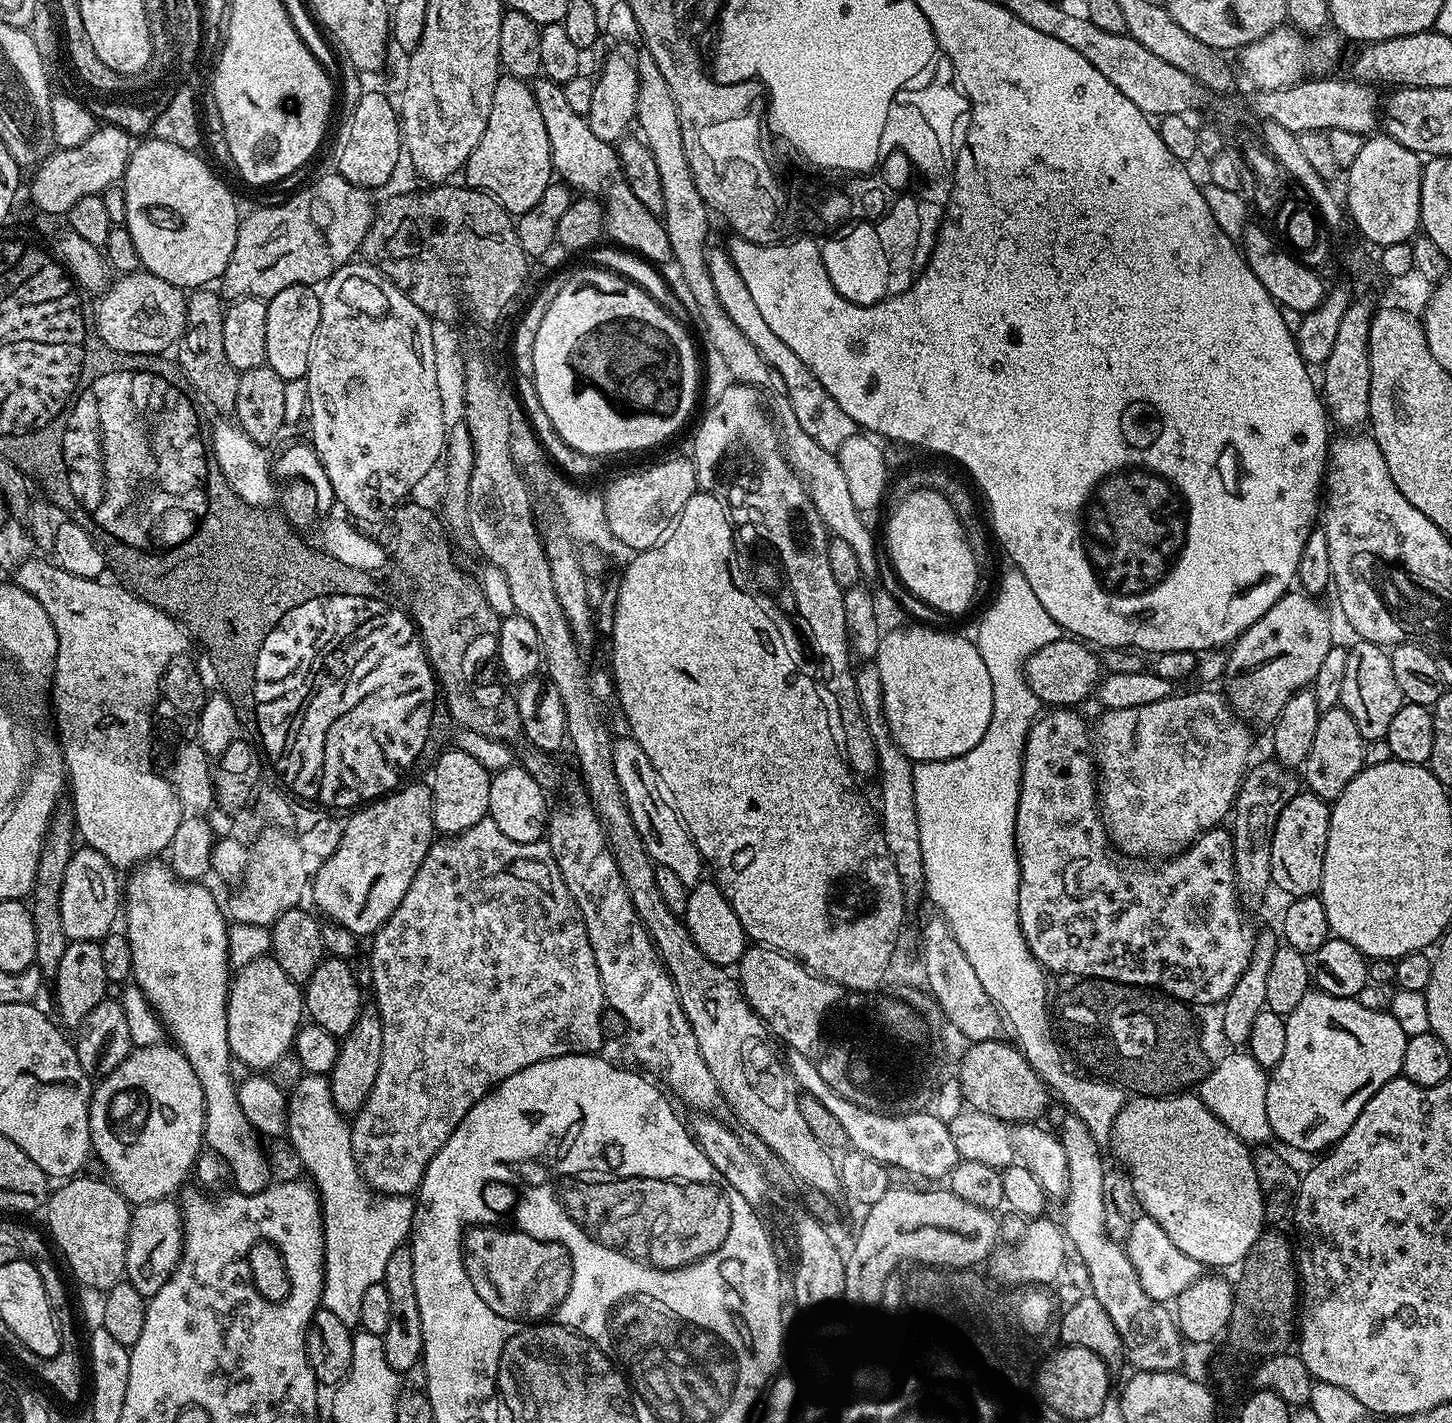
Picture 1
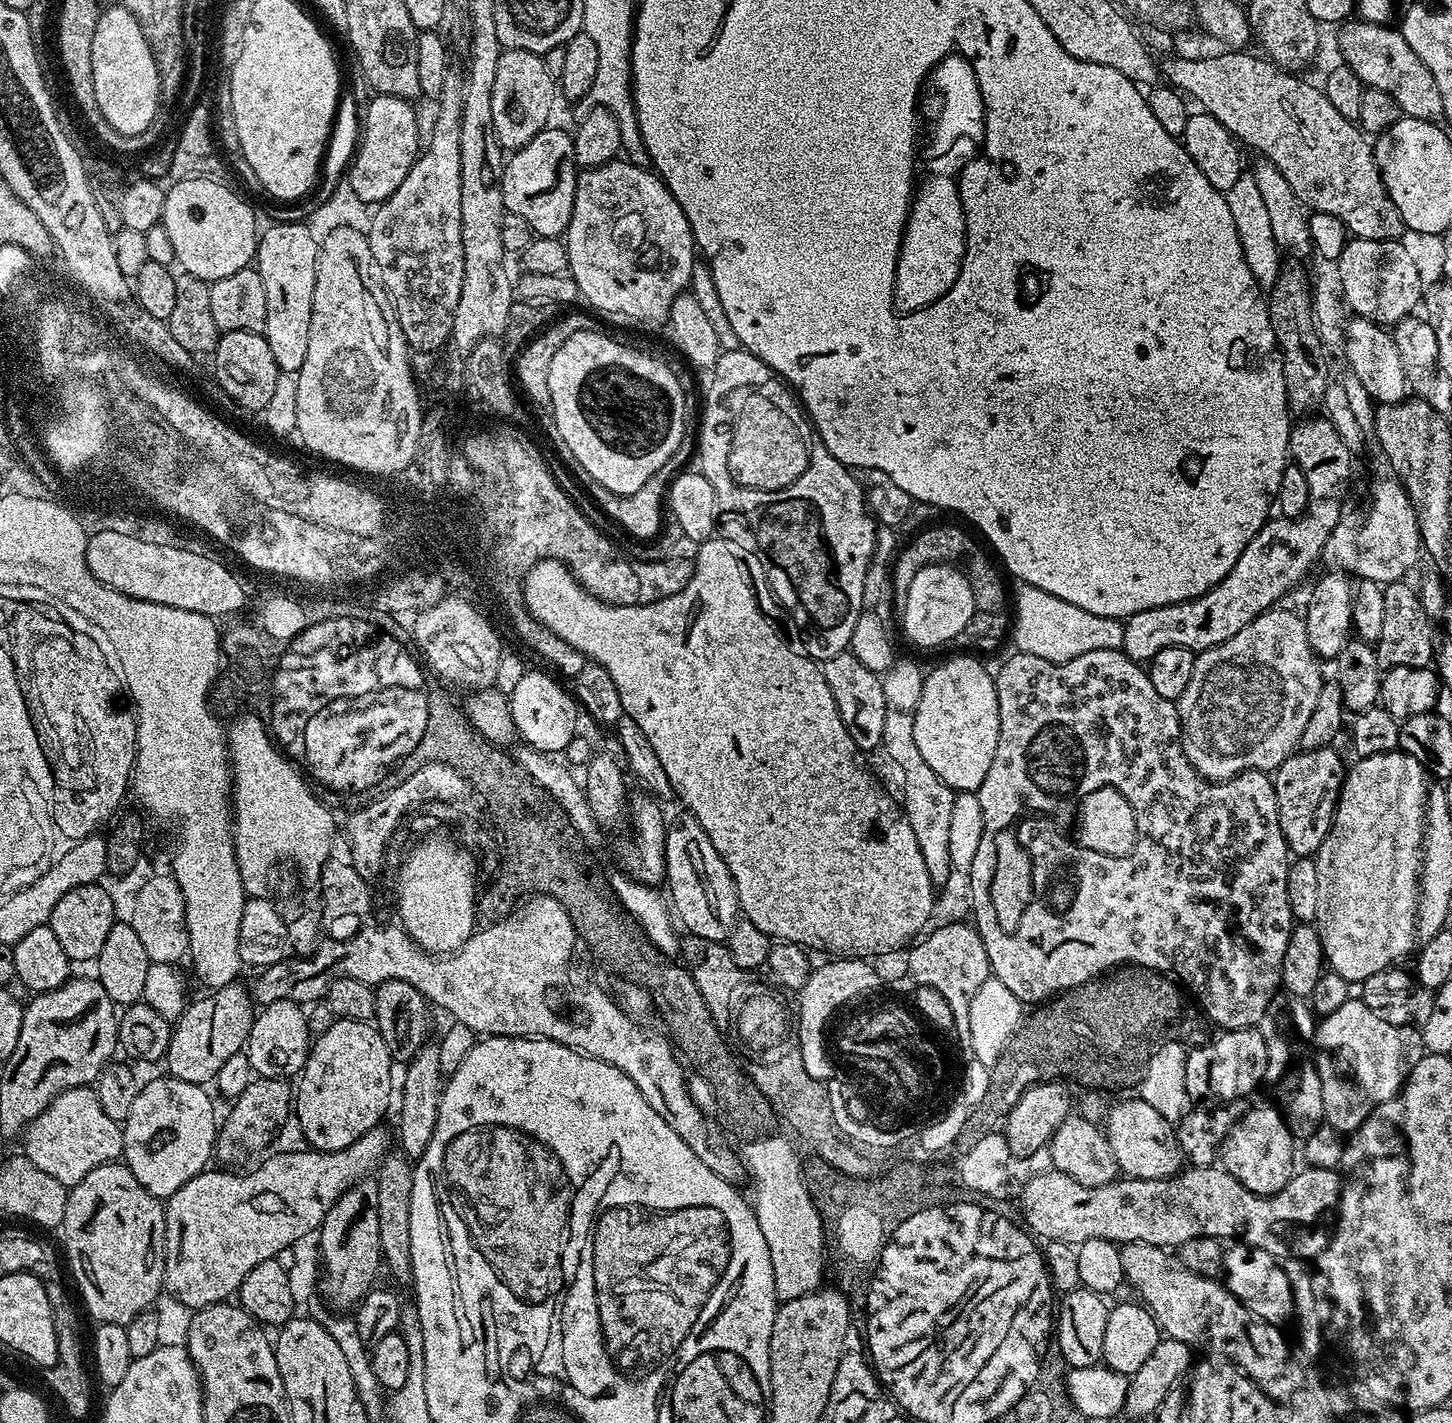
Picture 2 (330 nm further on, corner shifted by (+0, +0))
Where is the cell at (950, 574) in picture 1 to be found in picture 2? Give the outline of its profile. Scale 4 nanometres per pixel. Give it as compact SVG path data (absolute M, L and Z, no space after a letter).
M925 564L911 573L908 593L904 596L904 636L920 648L951 645L966 622L977 612L974 590L968 577L951 564Z

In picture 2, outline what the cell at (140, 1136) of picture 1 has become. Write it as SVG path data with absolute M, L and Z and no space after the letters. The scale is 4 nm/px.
M161 1074L157 1080L141 1087L134 1098L134 1106L130 1106L130 1114L122 1122L124 1134L123 1163L138 1178L138 1182L150 1195L157 1198L173 1196L190 1178L209 1167L208 1159L214 1156L216 1137L218 1135L218 1116L216 1108L208 1097L207 1087L182 1082L178 1078Z

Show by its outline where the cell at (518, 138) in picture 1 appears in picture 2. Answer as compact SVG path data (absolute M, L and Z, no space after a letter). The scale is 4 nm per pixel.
M549 126L509 156L512 157L509 160L507 157L500 173L505 209L514 214L522 214L522 218L530 222L536 236L563 237L570 222L578 175L572 136L560 128Z

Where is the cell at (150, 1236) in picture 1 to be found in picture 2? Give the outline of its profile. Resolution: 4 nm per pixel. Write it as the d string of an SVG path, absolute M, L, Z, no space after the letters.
M377 1126L341 1152L276 1152L245 1176L235 1176L237 1173L232 1170L199 1172L186 1186L167 1197L164 1204L164 1288L191 1310L231 1301L239 1293L246 1274L250 1274L258 1262L277 1259L279 1252L287 1253L296 1239L319 1229L334 1201L347 1188L375 1173L389 1148L387 1130Z

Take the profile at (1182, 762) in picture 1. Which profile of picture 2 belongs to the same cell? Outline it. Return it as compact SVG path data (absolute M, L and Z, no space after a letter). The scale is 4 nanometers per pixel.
M1273 606L1264 612L1254 622L1250 622L1234 638L1230 638L1221 644L1215 644L1212 648L1207 648L1205 652L1199 653L1194 662L1194 674L1190 674L1190 683L1187 684L1186 690L1182 690L1179 700L1174 704L1175 719L1180 719L1180 732L1178 728L1178 740L1180 736L1180 748L1184 751L1184 756L1189 760L1191 771L1204 779L1213 782L1227 782L1234 778L1239 772L1266 772L1271 773L1280 767L1286 758L1293 755L1300 748L1300 739L1302 730L1306 730L1306 722L1314 710L1314 702L1318 702L1318 690L1322 683L1320 672L1316 669L1318 657L1312 648L1308 645L1308 635L1304 625L1303 615L1298 611L1291 612L1284 606Z

